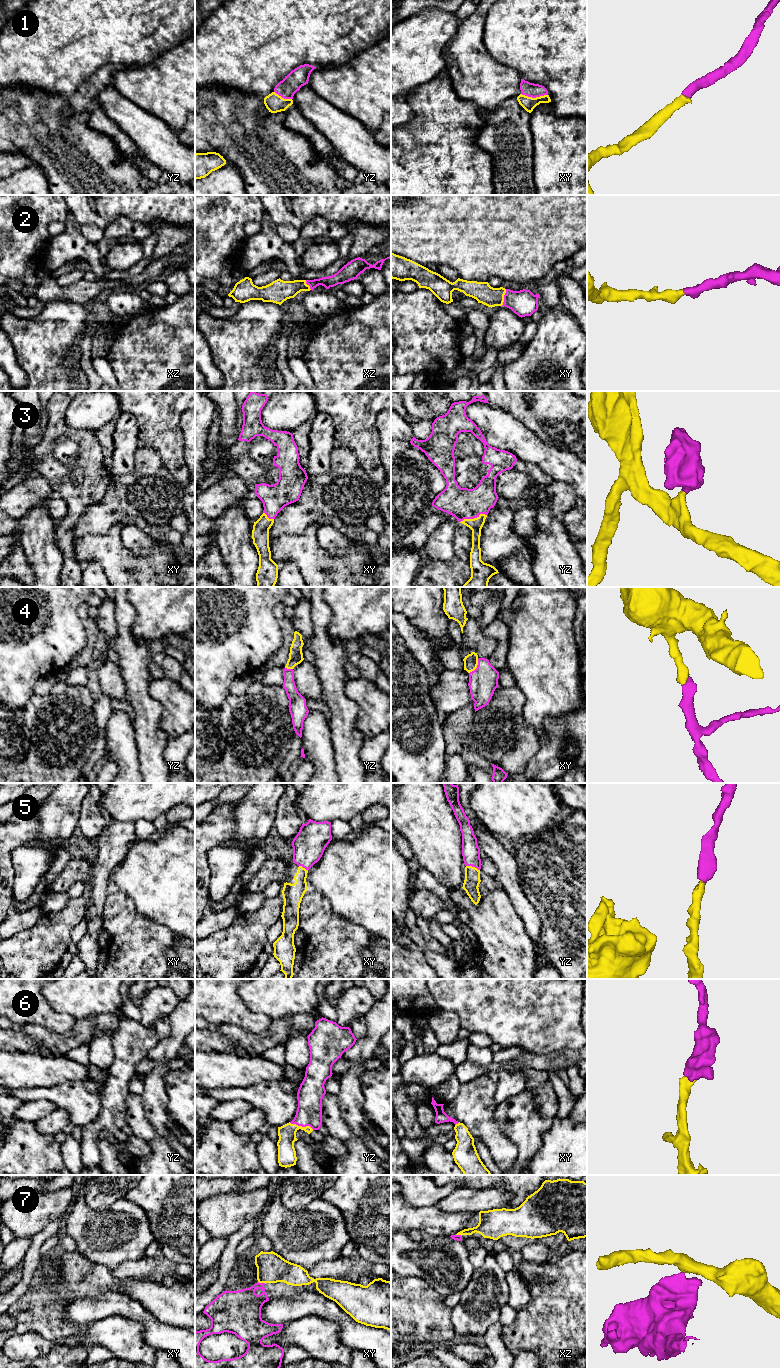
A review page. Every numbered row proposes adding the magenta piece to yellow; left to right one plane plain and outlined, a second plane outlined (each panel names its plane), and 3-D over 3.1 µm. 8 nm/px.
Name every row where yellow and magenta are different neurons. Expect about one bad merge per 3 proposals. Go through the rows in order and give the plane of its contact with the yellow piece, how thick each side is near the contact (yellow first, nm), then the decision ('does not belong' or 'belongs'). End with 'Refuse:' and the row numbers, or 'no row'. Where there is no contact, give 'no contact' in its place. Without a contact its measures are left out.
1: meets yellow in xy; 110 nm thick on the yellow side, 110 nm on the other; belongs
2: meets yellow in xy; 160 nm thick on the yellow side, 200 nm on the other; belongs
3: meets yellow in yz; 110 nm thick on the yellow side, 260 nm on the other; belongs
4: meets yellow in xy; 110 nm thick on the yellow side, 240 nm on the other; belongs
5: meets yellow in yz; 130 nm thick on the yellow side, 140 nm on the other; belongs
6: meets yellow in yz; 140 nm thick on the yellow side, 200 nm on the other; belongs
7: meets yellow in xy; 240 nm thick on the yellow side, 280 nm on the other; does not belong
Refuse: 7

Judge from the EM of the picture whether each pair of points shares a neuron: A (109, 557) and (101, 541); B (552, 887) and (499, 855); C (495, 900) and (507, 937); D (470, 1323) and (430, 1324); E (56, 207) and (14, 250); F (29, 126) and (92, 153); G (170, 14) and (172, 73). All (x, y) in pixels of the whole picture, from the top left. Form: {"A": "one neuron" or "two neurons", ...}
{"A": "one neuron", "B": "two neurons", "C": "one neuron", "D": "two neurons", "E": "one neuron", "F": "one neuron", "G": "two neurons"}

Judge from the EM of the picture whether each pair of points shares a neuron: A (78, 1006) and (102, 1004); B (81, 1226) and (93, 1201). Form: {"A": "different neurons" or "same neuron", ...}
{"A": "same neuron", "B": "different neurons"}

